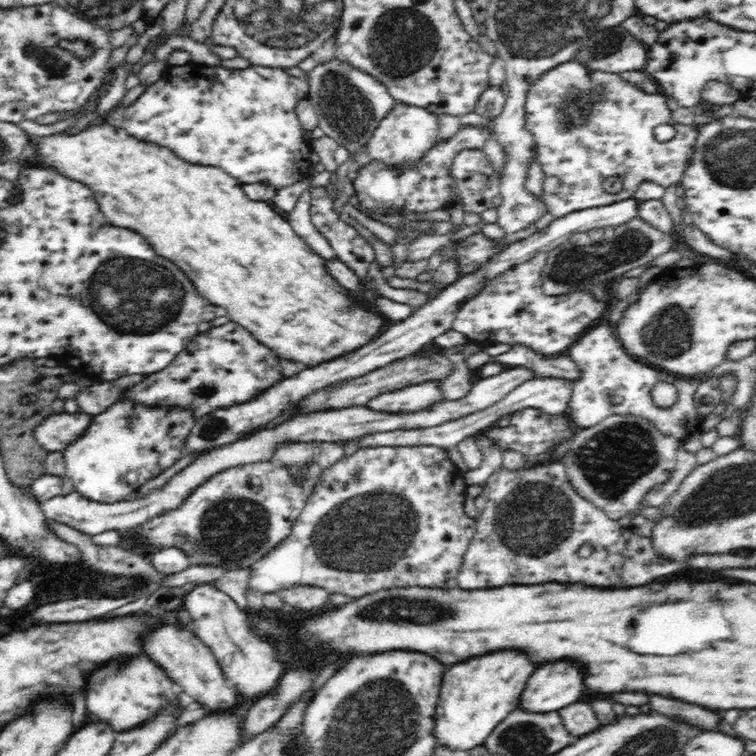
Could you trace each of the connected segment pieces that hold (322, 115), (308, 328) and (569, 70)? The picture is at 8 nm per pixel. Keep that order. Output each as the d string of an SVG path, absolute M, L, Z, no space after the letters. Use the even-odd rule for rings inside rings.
M334 57L315 66L307 75L309 91L306 100L315 108L318 126L325 135L332 137L340 146L358 154L372 138L379 122L387 116L397 101L387 86L374 76L354 68Z
M105 120L92 122L90 126L77 134L66 134L63 132L42 137L30 135L29 142L36 147L33 159L48 164L50 168L54 168L59 174L71 180L88 185L90 190L94 192L94 198L99 204L100 210L111 225L115 227L120 226L120 228L130 228L130 230L136 230L138 234L142 234L152 244L156 254L172 260L178 268L182 268L182 272L194 282L194 286L196 286L200 296L208 298L216 306L226 308L228 314L230 314L230 320L234 320L240 326L248 328L262 344L266 344L272 350L276 350L280 358L286 358L286 360L292 360L292 362L302 362L307 367L313 367L321 362L326 362L326 360L332 360L332 358L336 358L336 356L340 356L344 352L350 352L350 350L356 350L361 346L367 345L390 324L374 307L364 304L359 297L354 295L354 300L350 298L350 294L348 294L350 290L344 290L344 287L340 286L340 283L328 274L324 262L326 259L312 250L295 232L292 232L292 225L284 218L283 213L279 212L270 202L248 200L244 190L242 190L242 184L236 182L224 170L220 170L216 166L196 166L196 164L190 164L190 162L178 158L172 150L166 150L166 147L162 148L162 146L158 146L156 143L142 141L129 135L123 128L115 129L114 126L106 123Z
M580 59L563 62L537 78L526 97L526 129L532 132L538 144L548 144L548 140L554 140L556 136L556 148L564 148L556 150L556 154L548 152L546 156L540 152L539 163L545 175L541 198L548 212L560 218L569 212L633 198L634 191L642 182L654 182L664 187L681 183L687 160L693 153L697 130L676 122L666 100L664 94L648 94L624 81L618 73L588 71ZM659 124L671 124L676 130L675 136L665 142L656 140L654 128ZM613 176L620 177L623 183L622 190L616 195L608 194L602 187L604 180Z

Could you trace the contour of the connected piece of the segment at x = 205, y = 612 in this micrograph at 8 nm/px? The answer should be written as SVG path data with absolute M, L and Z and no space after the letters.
M214 582L198 583L183 597L182 612L184 616L190 614L188 627L208 648L212 648L226 680L232 682L240 697L254 702L259 697L265 697L272 689L275 690L276 682L286 666L280 664L276 650L272 650L264 638L252 632L244 610L228 594L214 586Z

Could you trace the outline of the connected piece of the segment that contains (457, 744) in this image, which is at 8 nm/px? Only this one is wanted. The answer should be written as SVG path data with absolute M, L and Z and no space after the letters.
M496 650L466 662L458 662L448 668L442 682L442 692L434 714L433 734L437 744L446 745L454 751L473 749L485 743L489 734L504 720L510 712L518 708L530 674L536 670L536 664L522 650Z

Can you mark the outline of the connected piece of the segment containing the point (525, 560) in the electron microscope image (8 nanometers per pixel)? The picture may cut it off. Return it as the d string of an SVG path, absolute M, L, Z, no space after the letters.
M552 460L545 464L529 465L522 470L506 470L500 468L488 478L486 482L488 491L485 508L482 515L475 520L475 533L472 540L467 546L463 556L463 561L459 573L455 576L460 588L464 590L478 590L480 588L498 588L506 584L542 584L542 582L584 582L588 586L640 586L640 584L650 584L654 580L660 580L664 576L674 576L678 574L676 561L668 561L660 553L654 551L654 545L651 544L650 537L639 537L638 534L632 533L627 526L618 525L611 517L598 510L593 503L582 498L576 489L570 484L566 467L560 460Z

